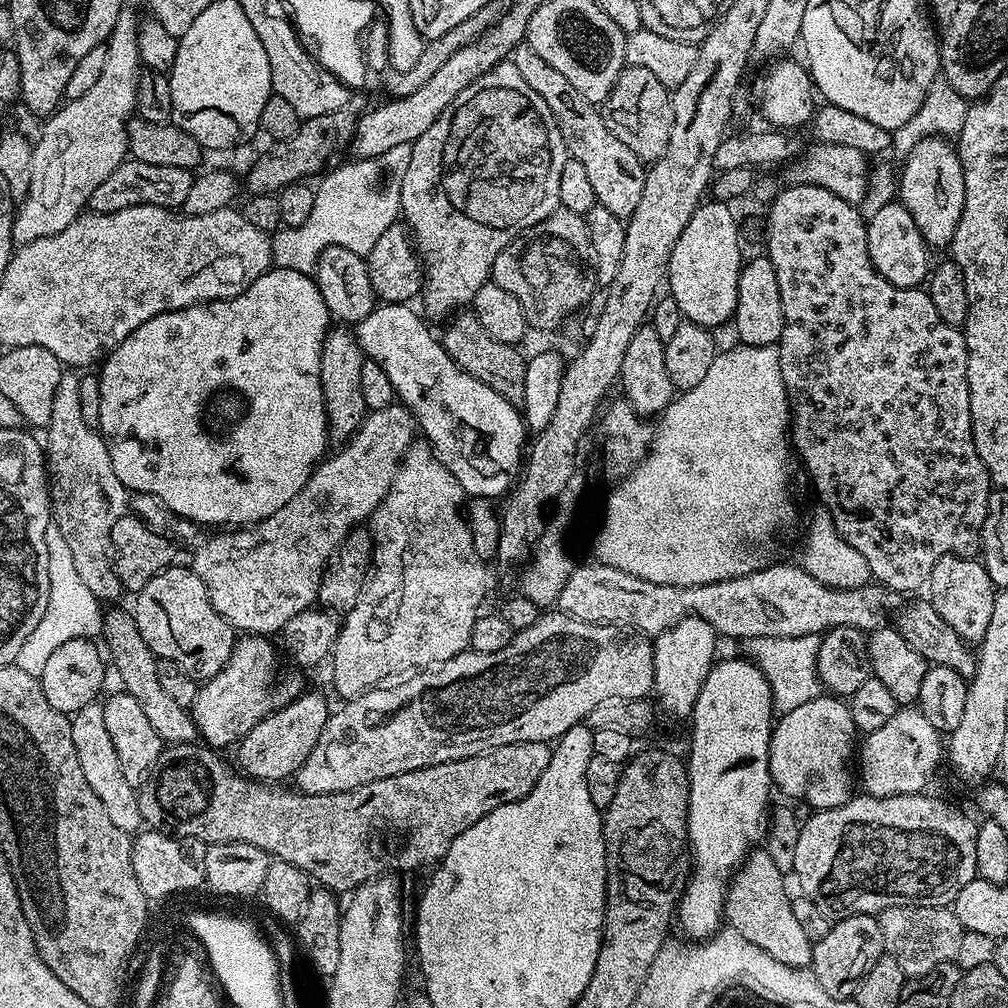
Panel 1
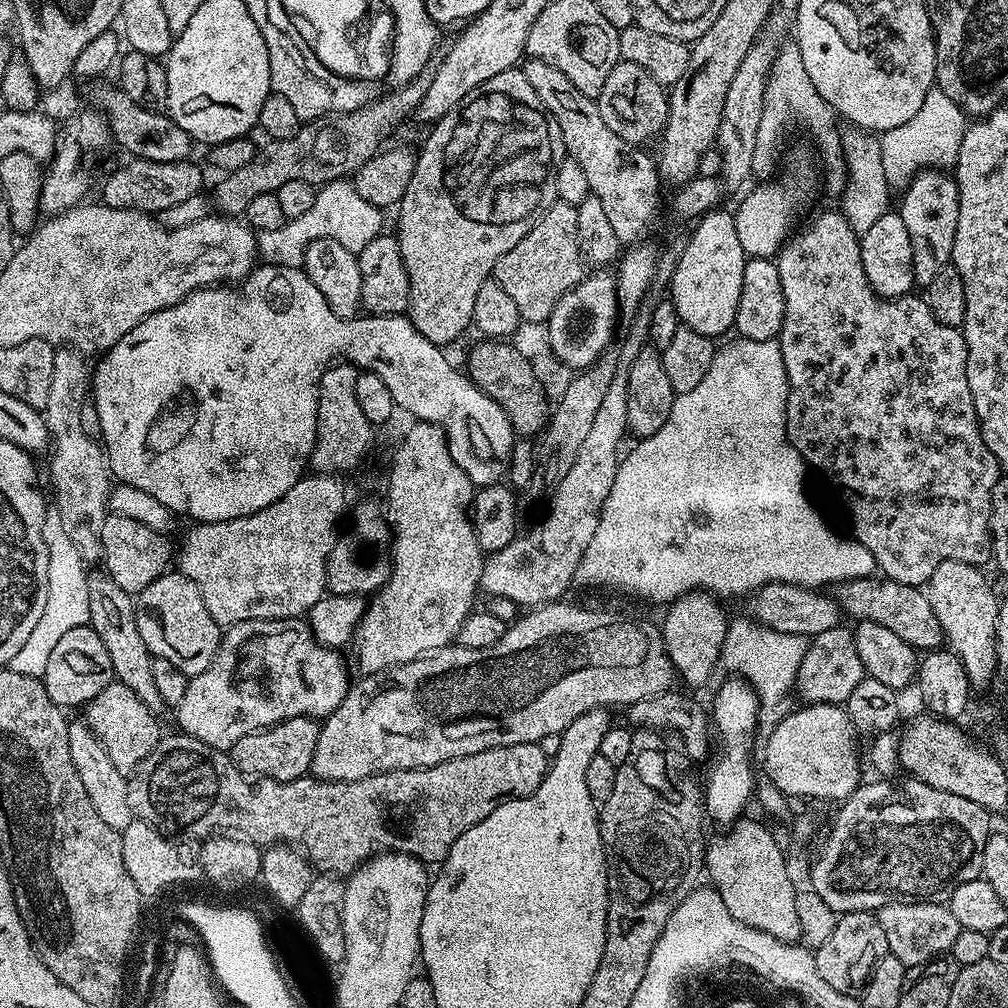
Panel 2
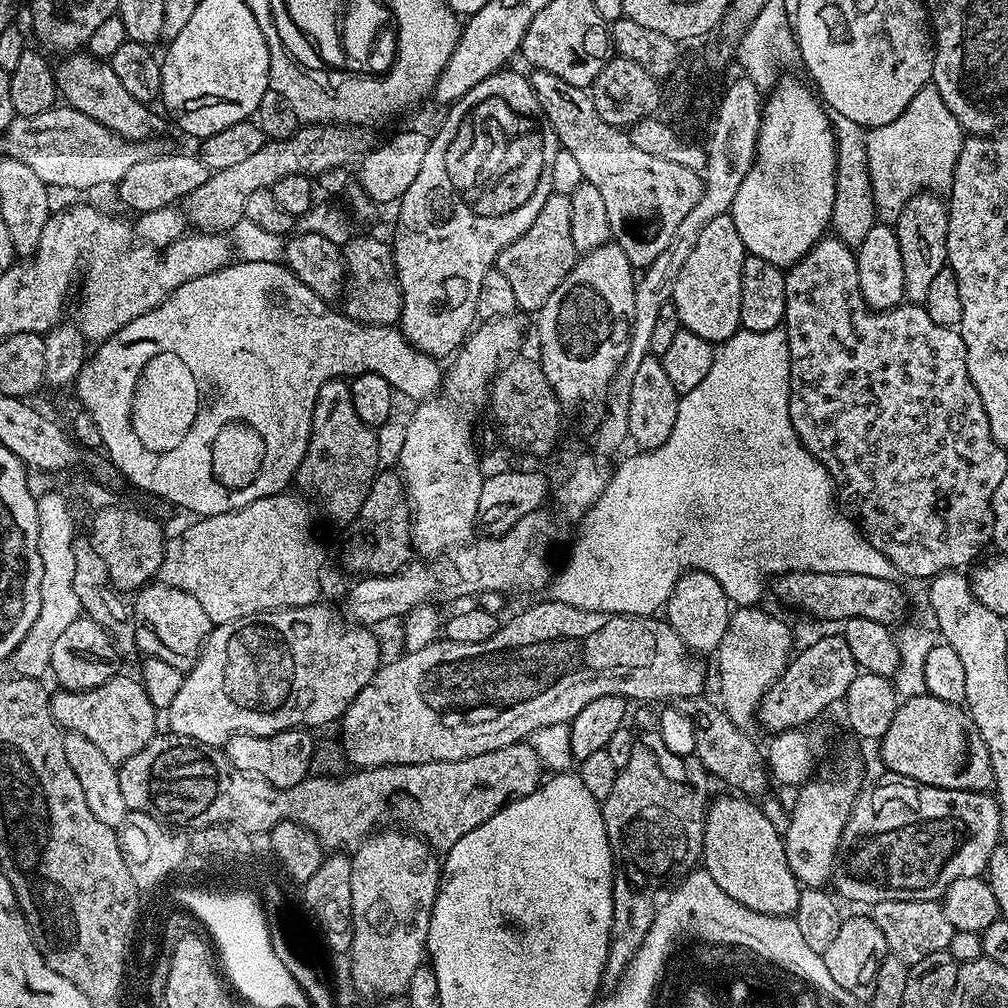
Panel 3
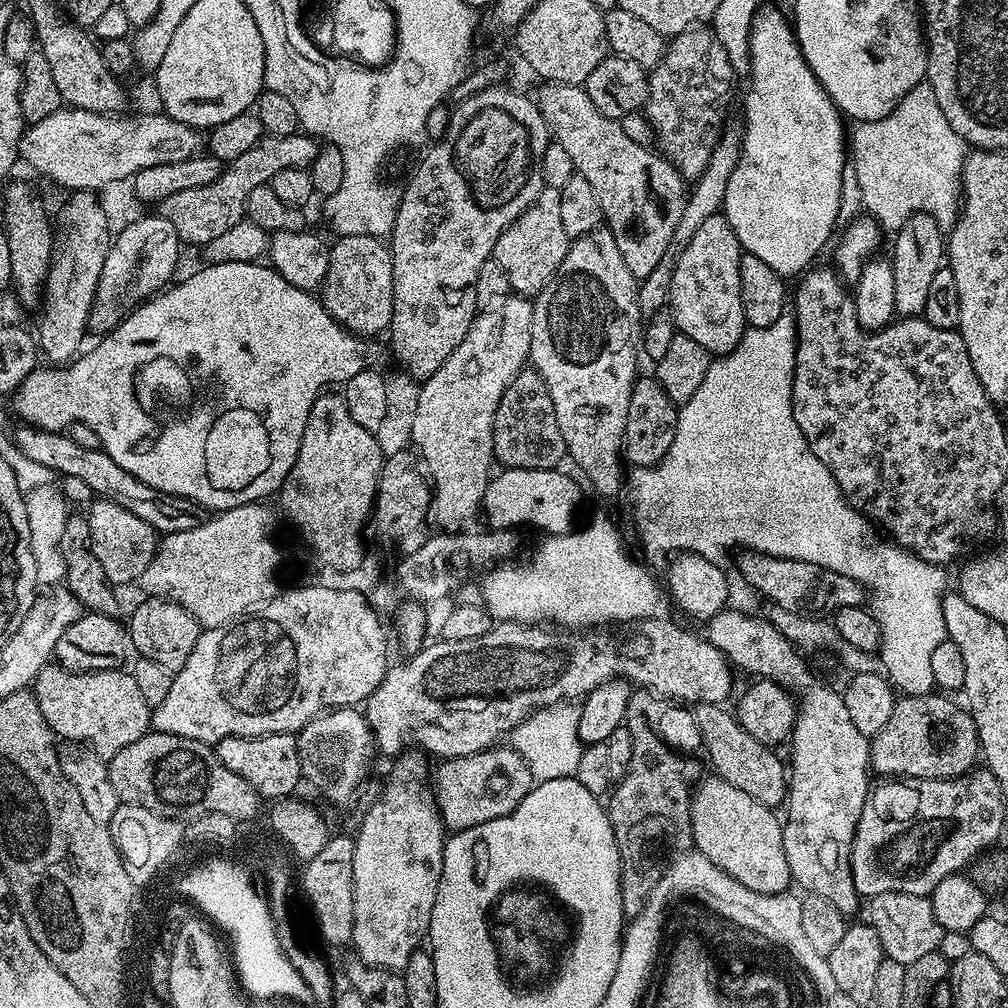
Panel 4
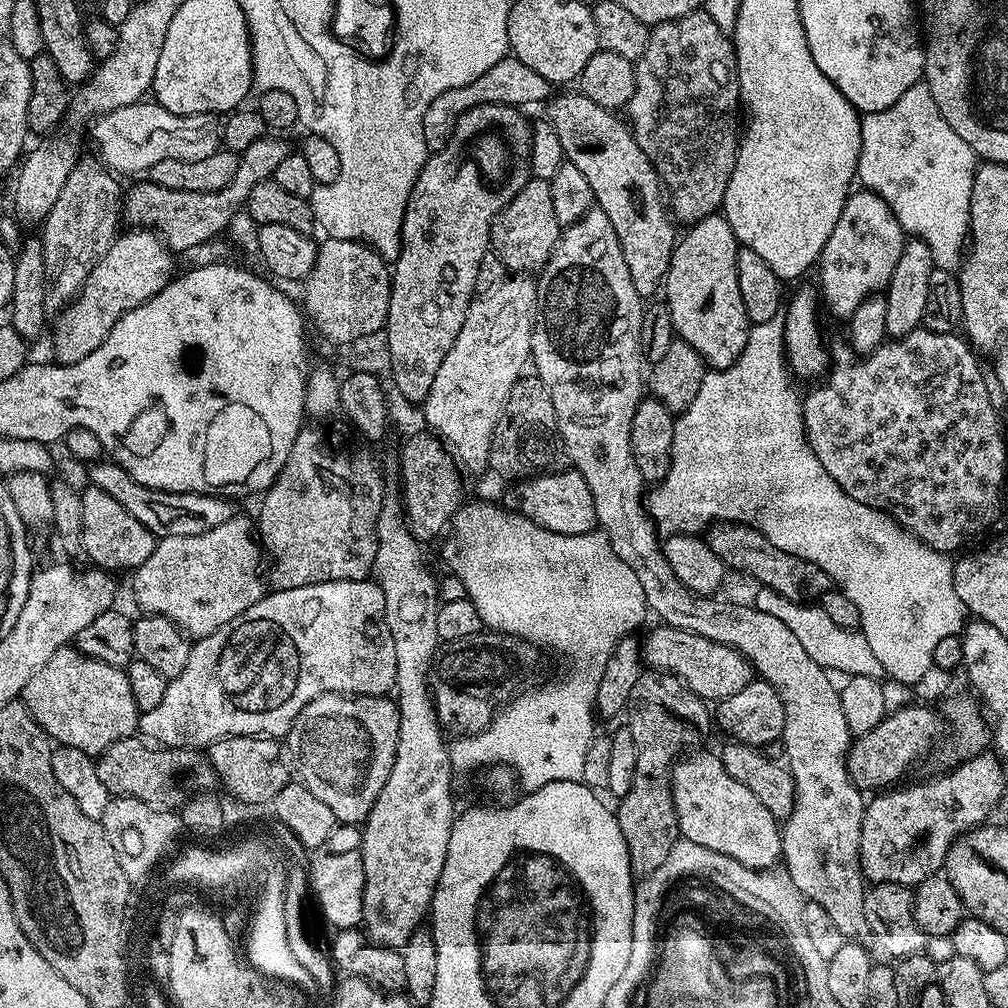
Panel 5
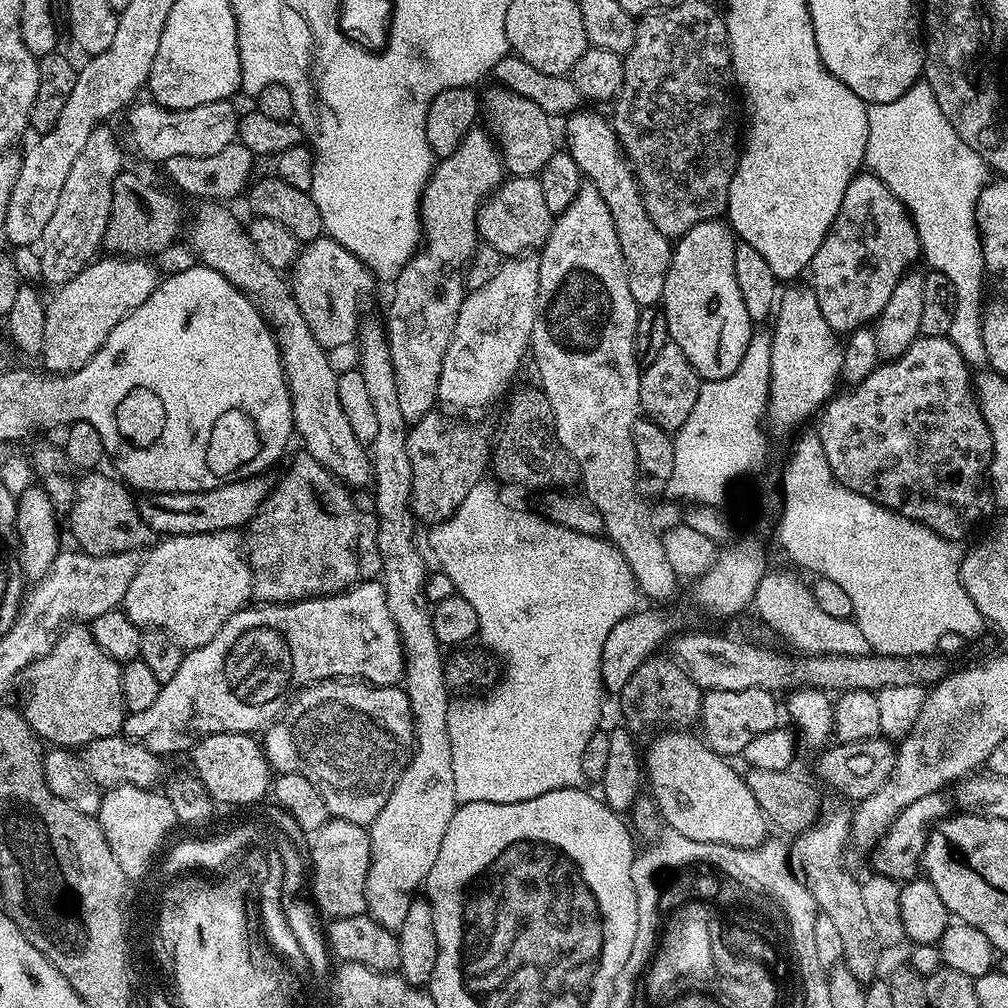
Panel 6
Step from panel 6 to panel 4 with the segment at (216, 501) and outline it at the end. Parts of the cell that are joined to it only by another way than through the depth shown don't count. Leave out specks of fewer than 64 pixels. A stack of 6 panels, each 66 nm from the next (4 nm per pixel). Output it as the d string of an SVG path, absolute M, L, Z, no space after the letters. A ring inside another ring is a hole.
M20 426L14 432L14 441L27 459L48 466L61 477L81 480L93 492L93 497L118 502L118 506L130 510L130 514L142 518L142 522L149 523L157 534L194 530L194 526L204 523L206 519L206 510L201 504L178 494L154 490L154 486L146 486L146 482L134 478L130 470L122 470L122 466L118 466L118 462L114 462L114 458L110 458L110 454L106 454L101 447L86 450L86 446L78 446L78 442L64 432L47 432L31 426Z

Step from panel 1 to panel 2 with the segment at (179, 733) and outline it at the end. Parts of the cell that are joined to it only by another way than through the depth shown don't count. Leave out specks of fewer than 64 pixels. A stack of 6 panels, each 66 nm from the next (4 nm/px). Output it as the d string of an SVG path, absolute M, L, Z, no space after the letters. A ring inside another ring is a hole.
M105 572L89 575L87 590L90 591L90 620L89 627L95 630L106 650L109 651L111 666L115 679L133 690L142 702L154 714L166 708L162 694L158 694L153 674L153 655L142 634L138 633L136 607L134 598L115 585L114 580Z

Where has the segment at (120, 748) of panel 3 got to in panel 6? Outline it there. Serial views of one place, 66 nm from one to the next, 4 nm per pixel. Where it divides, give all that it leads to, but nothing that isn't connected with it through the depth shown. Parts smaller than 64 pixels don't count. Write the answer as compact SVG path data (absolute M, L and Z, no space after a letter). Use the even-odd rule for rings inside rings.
M65 627L57 636L56 645L27 670L24 721L41 741L69 750L79 750L98 738L117 735L126 717L120 669L121 665L94 642L91 627Z

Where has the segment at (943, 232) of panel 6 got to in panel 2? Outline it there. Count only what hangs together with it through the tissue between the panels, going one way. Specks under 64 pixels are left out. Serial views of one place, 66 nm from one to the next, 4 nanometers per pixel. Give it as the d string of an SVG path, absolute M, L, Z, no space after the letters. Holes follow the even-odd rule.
M933 86L910 122L902 122L902 126L894 126L894 130L879 137L883 173L888 186L892 190L903 190L919 172L951 165L958 154L958 146L962 146L965 127L966 114L958 102L954 102L954 98L948 97L940 87Z

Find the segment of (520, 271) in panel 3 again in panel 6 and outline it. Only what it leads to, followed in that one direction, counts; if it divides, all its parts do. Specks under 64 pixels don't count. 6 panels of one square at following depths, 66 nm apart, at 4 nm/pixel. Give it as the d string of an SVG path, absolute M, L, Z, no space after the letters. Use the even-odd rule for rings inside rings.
M512 176L480 205L476 230L483 243L494 246L501 257L511 258L539 250L548 243L554 213L546 207L542 186L534 176Z

